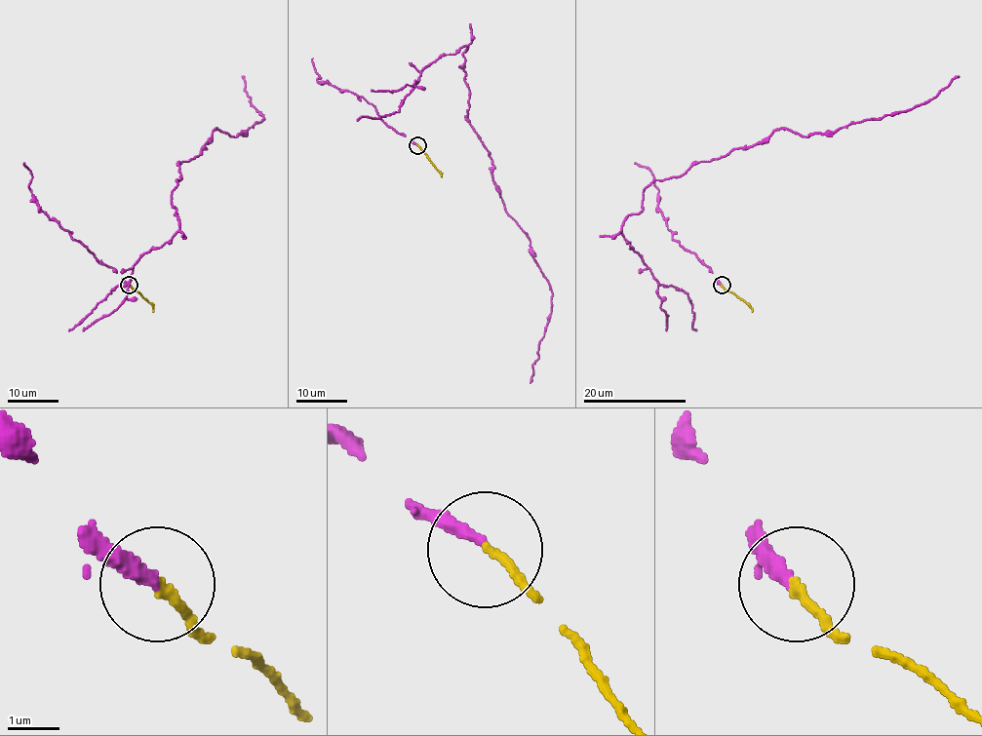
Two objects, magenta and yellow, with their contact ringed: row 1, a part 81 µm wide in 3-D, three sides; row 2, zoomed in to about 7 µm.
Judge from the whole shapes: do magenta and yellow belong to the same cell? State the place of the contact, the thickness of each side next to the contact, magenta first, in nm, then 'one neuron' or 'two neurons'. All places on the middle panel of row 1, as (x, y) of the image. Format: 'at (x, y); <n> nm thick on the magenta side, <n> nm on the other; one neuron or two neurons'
at (417, 145); 280 nm thick on the magenta side, 170 nm on the other; one neuron

